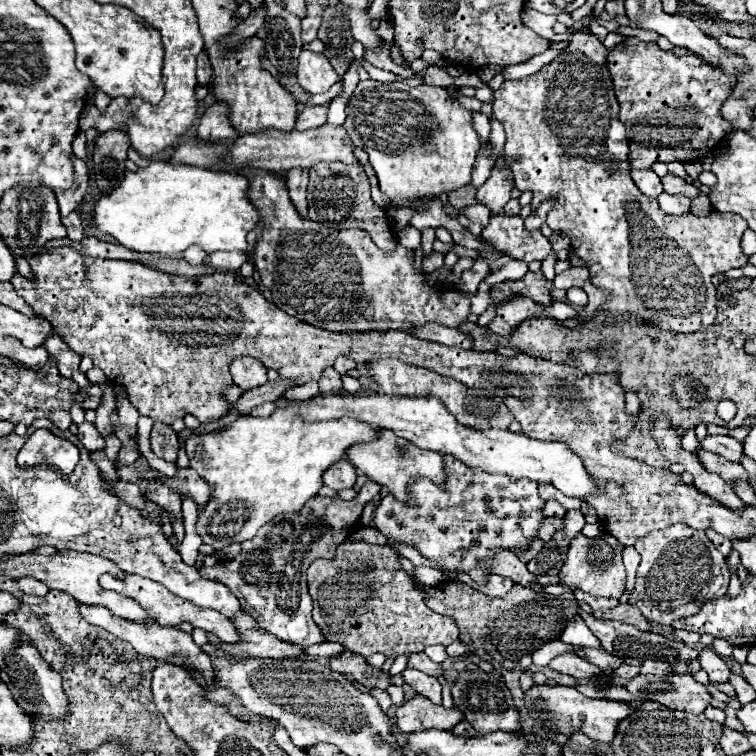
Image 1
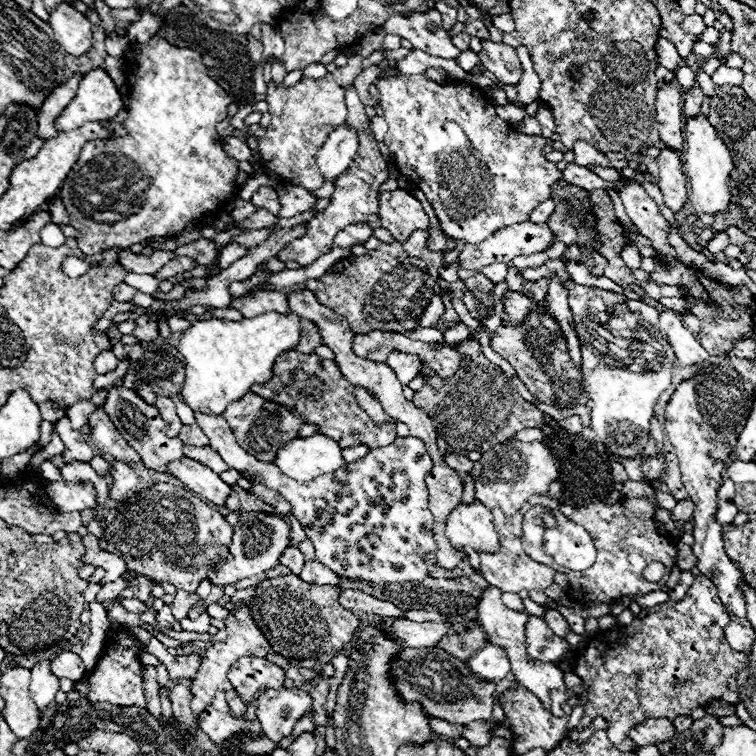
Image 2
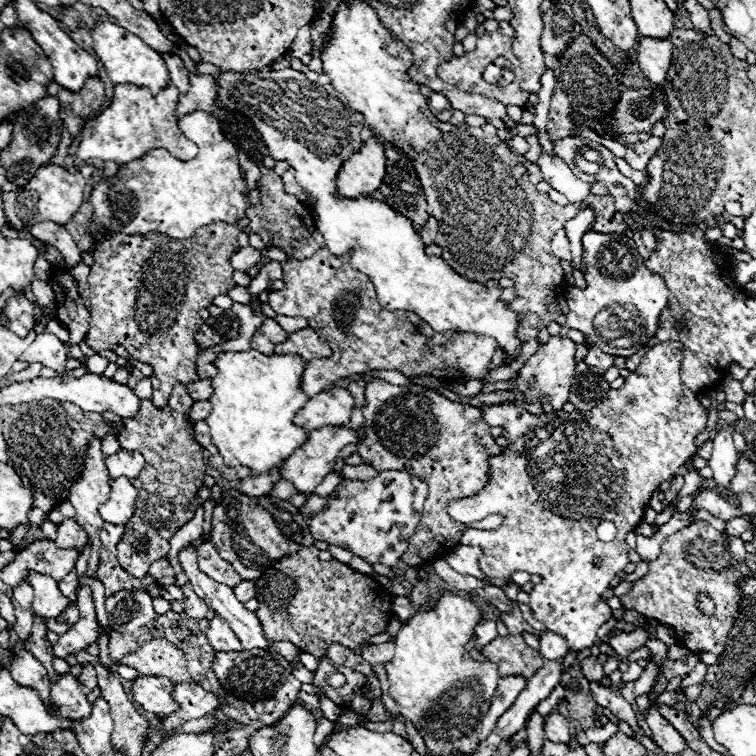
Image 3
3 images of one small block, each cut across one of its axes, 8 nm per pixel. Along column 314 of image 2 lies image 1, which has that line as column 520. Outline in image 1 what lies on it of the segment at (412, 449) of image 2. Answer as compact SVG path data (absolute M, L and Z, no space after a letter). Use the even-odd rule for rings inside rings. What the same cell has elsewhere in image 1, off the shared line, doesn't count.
M442 454L446 482L442 486L430 482L430 478L418 478L418 482L410 482L410 502L397 501L391 494L384 497L374 512L374 528L380 530L386 538L396 540L414 548L428 560L438 562L444 574L448 572L464 572L470 574L474 582L486 584L486 576L490 576L494 550L510 550L516 548L528 550L532 540L538 538L542 520L544 520L544 504L546 500L538 494L538 484L528 478L506 478L502 474L486 474L484 470L474 470L450 454Z

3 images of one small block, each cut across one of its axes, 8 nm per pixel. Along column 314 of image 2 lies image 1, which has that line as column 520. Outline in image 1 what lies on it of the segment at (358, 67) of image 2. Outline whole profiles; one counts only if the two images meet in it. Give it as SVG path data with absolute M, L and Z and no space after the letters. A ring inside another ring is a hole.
M574 34L570 38L568 48L562 50L562 54L558 58L554 58L548 66L544 66L542 70L538 70L536 74L522 78L522 80L504 80L504 84L494 92L494 118L502 122L504 130L506 130L506 146L504 146L504 154L506 160L518 160L518 164L514 162L514 182L518 190L530 190L534 194L532 198L532 210L538 208L540 202L548 200L548 198L556 198L556 206L552 212L548 212L548 226L556 232L564 232L568 234L568 238L572 240L572 248L574 252L586 260L586 264L592 268L592 284L600 290L610 292L610 298L598 308L598 312L608 312L608 314L630 314L632 318L640 318L664 332L698 332L706 326L710 326L716 318L716 286L712 284L712 276L732 270L732 268L742 268L744 264L748 264L748 256L742 252L742 234L748 228L746 220L738 214L722 214L722 212L710 212L708 216L694 216L694 214L684 214L684 216L672 216L660 210L658 200L654 198L646 198L636 186L634 180L630 178L630 160L628 160L628 142L626 142L626 130L624 124L618 120L618 100L614 96L612 90L612 80L610 80L610 72L606 68L606 56L608 56L608 48L602 46L602 42L598 40L598 36L592 34Z

